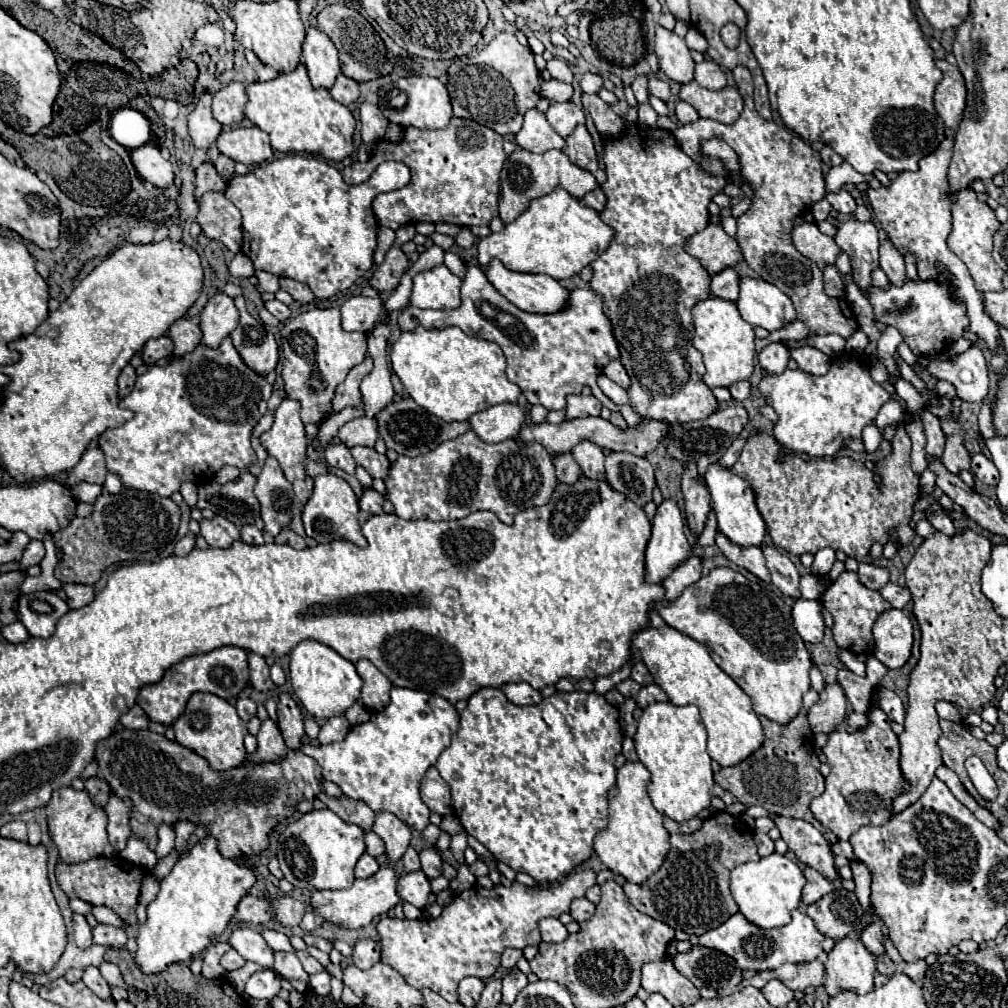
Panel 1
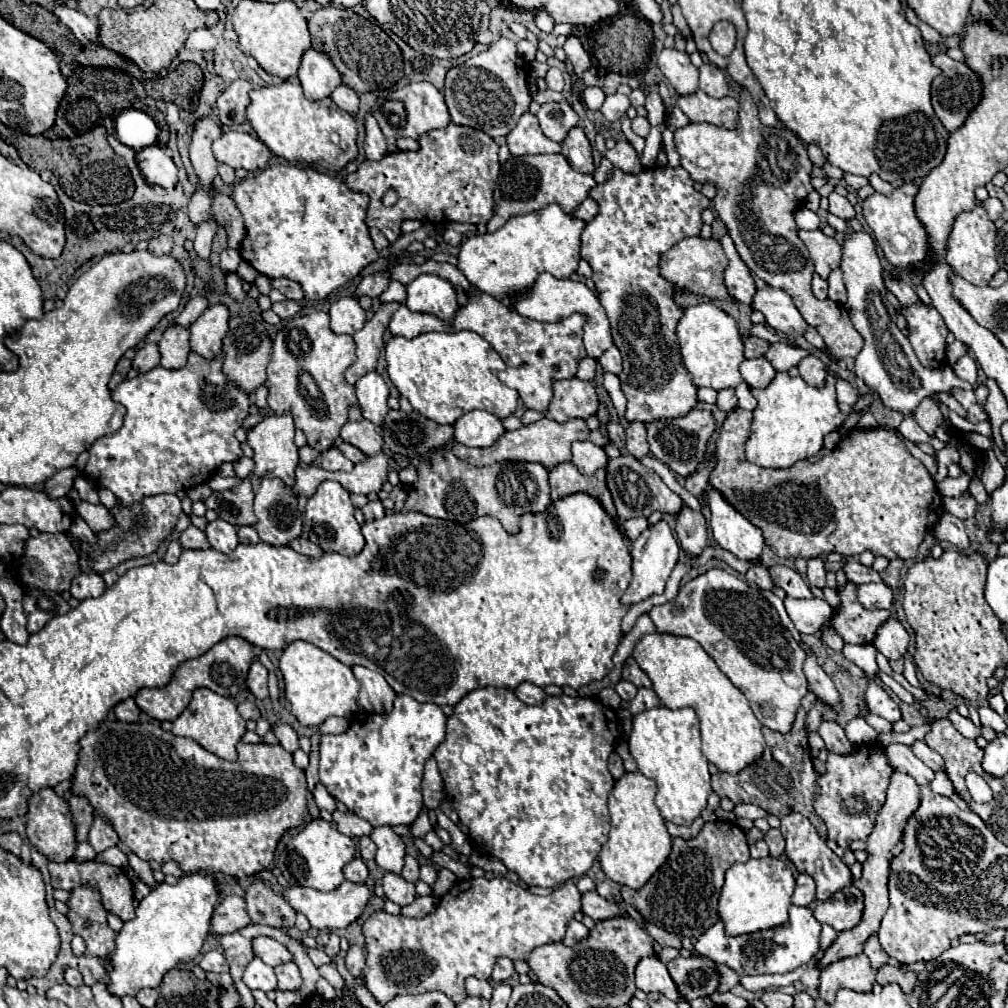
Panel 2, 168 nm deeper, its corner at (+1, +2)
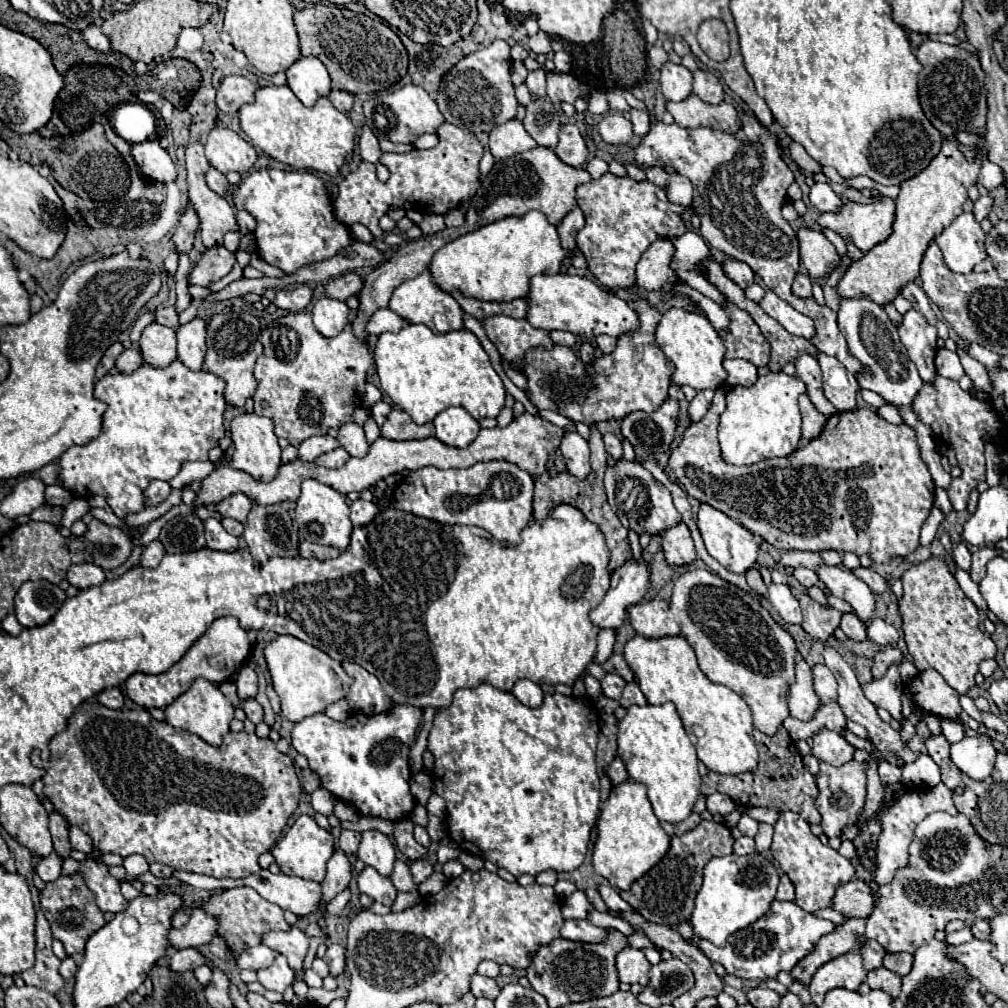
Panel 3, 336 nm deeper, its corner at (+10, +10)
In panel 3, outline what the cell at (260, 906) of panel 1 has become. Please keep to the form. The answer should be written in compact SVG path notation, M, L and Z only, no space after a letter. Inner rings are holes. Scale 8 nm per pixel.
M194 909L190 921L182 929L170 931L170 945L176 949L186 949L210 943L212 935L216 935L218 923L218 917L206 913L204 909Z

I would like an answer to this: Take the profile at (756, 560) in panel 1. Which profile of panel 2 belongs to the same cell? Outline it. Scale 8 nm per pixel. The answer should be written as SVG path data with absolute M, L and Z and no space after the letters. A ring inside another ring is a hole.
M759 565L759 567L751 567L751 569L747 571L745 577L747 577L749 581L757 583L757 587L761 587L761 589L773 589L769 571L767 571L767 567L763 567L763 565Z

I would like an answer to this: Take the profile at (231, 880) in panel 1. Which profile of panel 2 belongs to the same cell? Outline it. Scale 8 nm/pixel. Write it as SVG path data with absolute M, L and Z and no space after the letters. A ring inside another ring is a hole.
M193 873L179 879L177 885L157 885L135 909L135 921L125 923L115 937L115 951L109 955L113 971L105 979L109 993L135 997L145 987L157 989L169 969L193 961L209 935L211 915L219 901L217 881L211 875Z

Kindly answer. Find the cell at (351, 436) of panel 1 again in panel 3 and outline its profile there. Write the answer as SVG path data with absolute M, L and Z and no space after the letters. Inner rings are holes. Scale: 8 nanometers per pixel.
M342 423L336 439L342 443L342 447L352 457L362 457L368 451L368 441L366 441L366 435L364 435L364 427L358 425L358 423Z

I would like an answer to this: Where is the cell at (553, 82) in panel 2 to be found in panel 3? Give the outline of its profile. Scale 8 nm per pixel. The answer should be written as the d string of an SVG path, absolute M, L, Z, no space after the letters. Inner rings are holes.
M540 67L526 77L526 85L534 97L546 97L546 69Z

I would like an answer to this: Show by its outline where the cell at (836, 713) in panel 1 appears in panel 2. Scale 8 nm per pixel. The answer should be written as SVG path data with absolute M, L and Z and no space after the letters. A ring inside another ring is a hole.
M823 721L817 733L819 733L821 739L825 741L827 751L835 751L837 755L851 755L851 751L855 751L855 747L857 747L857 745L853 745L853 743L845 737L843 727L839 727L839 725L833 723L833 721Z

